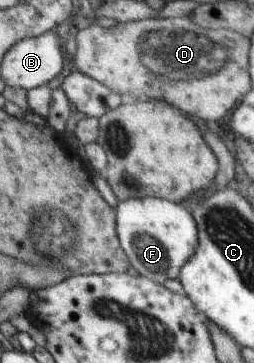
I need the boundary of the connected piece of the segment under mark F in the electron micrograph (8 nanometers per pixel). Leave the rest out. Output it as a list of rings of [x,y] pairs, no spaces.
[[[161,197],[119,201],[115,209],[115,233],[130,265],[156,284],[163,284],[168,279],[178,280],[182,266],[192,258],[198,246],[195,216],[179,203]]]

